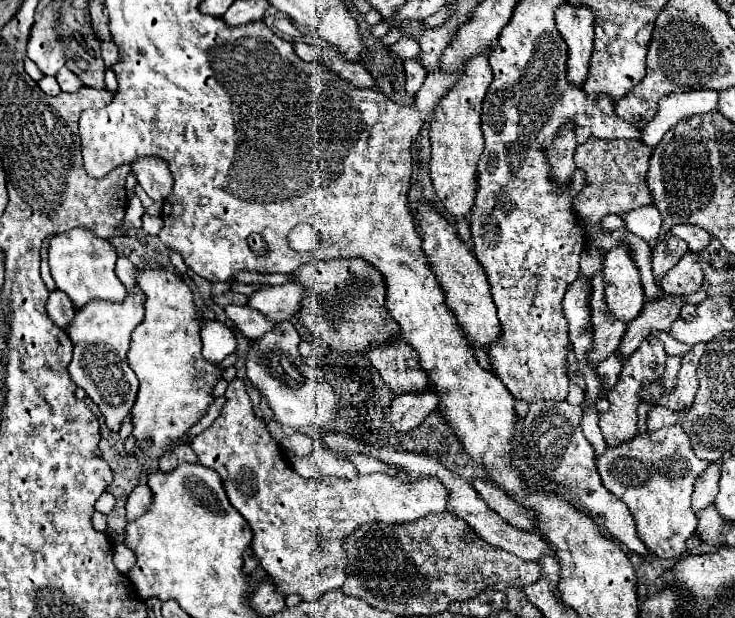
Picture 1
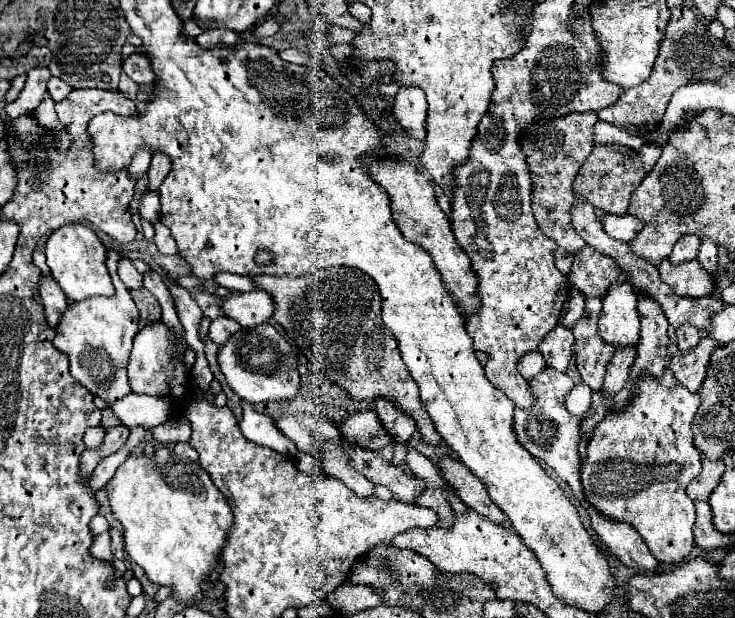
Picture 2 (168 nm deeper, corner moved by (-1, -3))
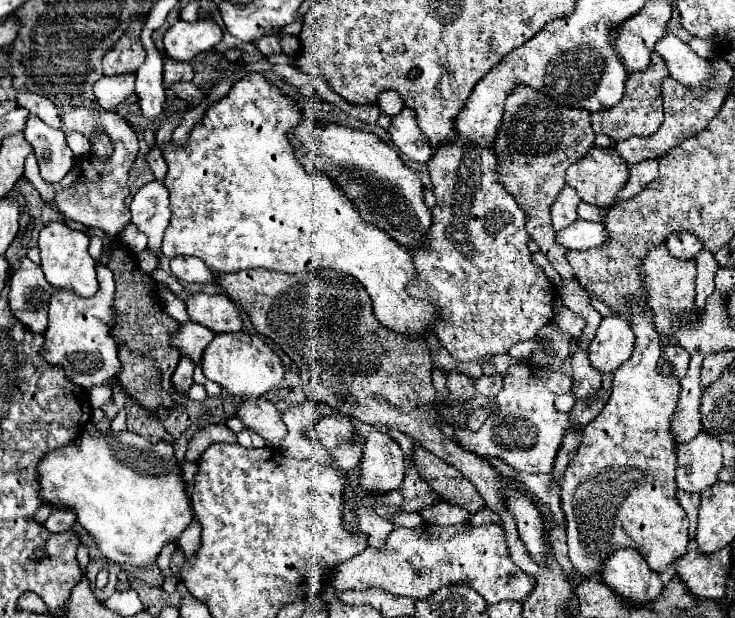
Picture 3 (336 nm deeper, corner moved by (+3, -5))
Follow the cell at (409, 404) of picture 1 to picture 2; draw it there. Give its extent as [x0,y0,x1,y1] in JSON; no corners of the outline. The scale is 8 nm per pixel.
[340,410,394,450]

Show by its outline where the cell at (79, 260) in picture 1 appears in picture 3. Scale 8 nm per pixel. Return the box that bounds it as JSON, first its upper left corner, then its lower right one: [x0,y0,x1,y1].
[38,220,98,296]

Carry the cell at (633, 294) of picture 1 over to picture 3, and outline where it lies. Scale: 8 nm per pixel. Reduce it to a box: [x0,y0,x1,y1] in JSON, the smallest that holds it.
[588,316,634,374]

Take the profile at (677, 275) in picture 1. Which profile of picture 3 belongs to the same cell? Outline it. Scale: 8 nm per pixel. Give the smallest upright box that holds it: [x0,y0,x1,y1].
[640,244,696,338]

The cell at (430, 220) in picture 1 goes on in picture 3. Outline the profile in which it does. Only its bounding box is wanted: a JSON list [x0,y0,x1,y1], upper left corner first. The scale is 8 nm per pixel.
[288,118,432,248]

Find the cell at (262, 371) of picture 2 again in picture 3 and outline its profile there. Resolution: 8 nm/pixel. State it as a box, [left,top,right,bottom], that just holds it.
[202,332,284,396]

